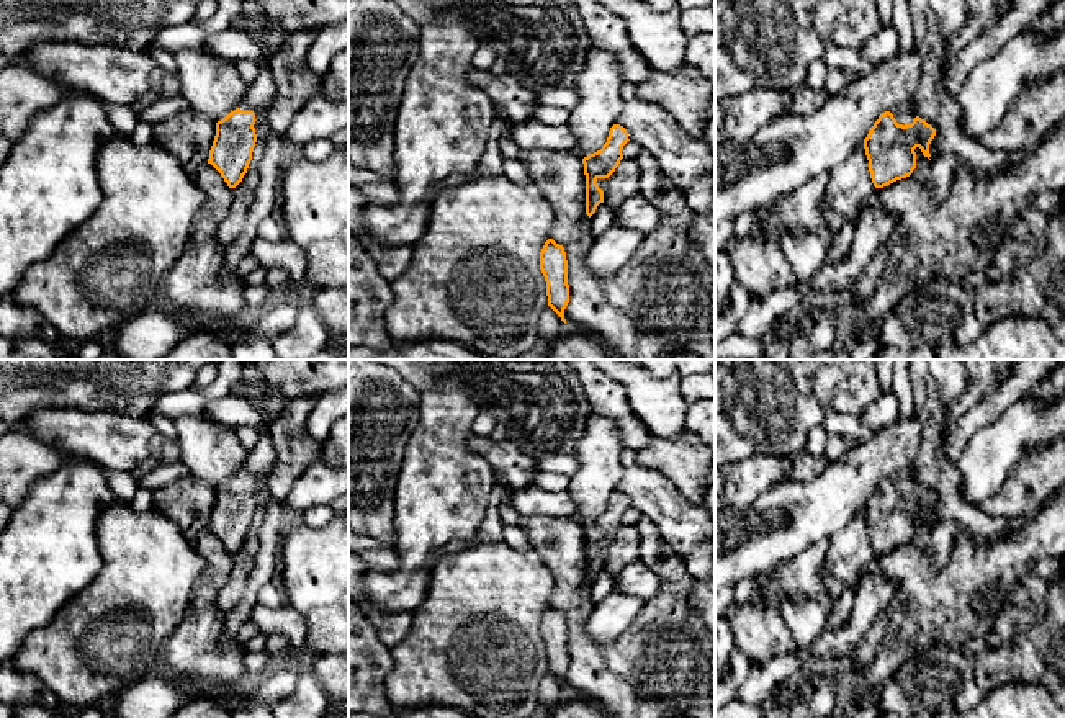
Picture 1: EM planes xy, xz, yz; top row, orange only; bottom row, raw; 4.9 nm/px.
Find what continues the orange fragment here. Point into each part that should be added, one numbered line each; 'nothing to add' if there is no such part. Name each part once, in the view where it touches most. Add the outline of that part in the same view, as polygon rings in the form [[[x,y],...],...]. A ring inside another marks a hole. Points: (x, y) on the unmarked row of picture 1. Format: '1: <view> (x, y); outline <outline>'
1: yz (905, 480); outline [[[900,471],[890,478],[898,491],[911,491],[916,484],[916,478],[913,471]]]

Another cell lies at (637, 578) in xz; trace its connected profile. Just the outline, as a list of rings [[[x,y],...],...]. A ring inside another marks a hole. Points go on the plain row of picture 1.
[[[641,559],[627,564],[617,576],[617,590],[638,595],[646,602],[658,592],[659,577]]]

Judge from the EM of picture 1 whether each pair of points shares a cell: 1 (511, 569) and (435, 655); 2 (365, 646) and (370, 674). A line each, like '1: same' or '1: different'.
1: same
2: same

